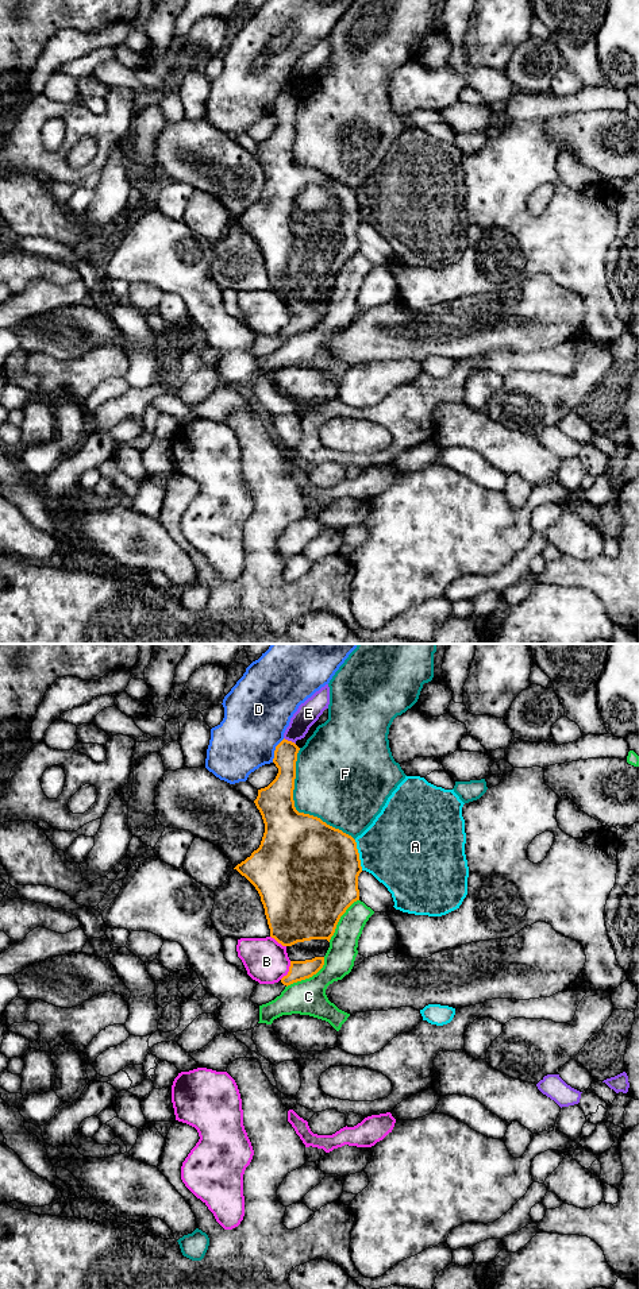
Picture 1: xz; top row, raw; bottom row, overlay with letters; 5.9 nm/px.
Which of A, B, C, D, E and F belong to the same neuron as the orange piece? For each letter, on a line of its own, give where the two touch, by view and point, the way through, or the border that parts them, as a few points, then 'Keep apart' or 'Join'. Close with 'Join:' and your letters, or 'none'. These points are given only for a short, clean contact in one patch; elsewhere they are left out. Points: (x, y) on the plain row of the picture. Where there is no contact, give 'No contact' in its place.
A: Touches orange at xz (358, 207). Keep apart
B: Touches orange at xz (289, 323). Keep apart
C: Touches orange at xz (308, 330). Keep apart
D: Touches orange at xz (274, 103). Keep apart
E: Touches orange at xz (289, 93). Keep apart
F: Touches orange at xz (295, 159). Keep apart
Join: none

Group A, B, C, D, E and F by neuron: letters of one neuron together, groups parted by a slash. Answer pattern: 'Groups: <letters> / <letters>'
Groups: A / B / C / D / E / F

